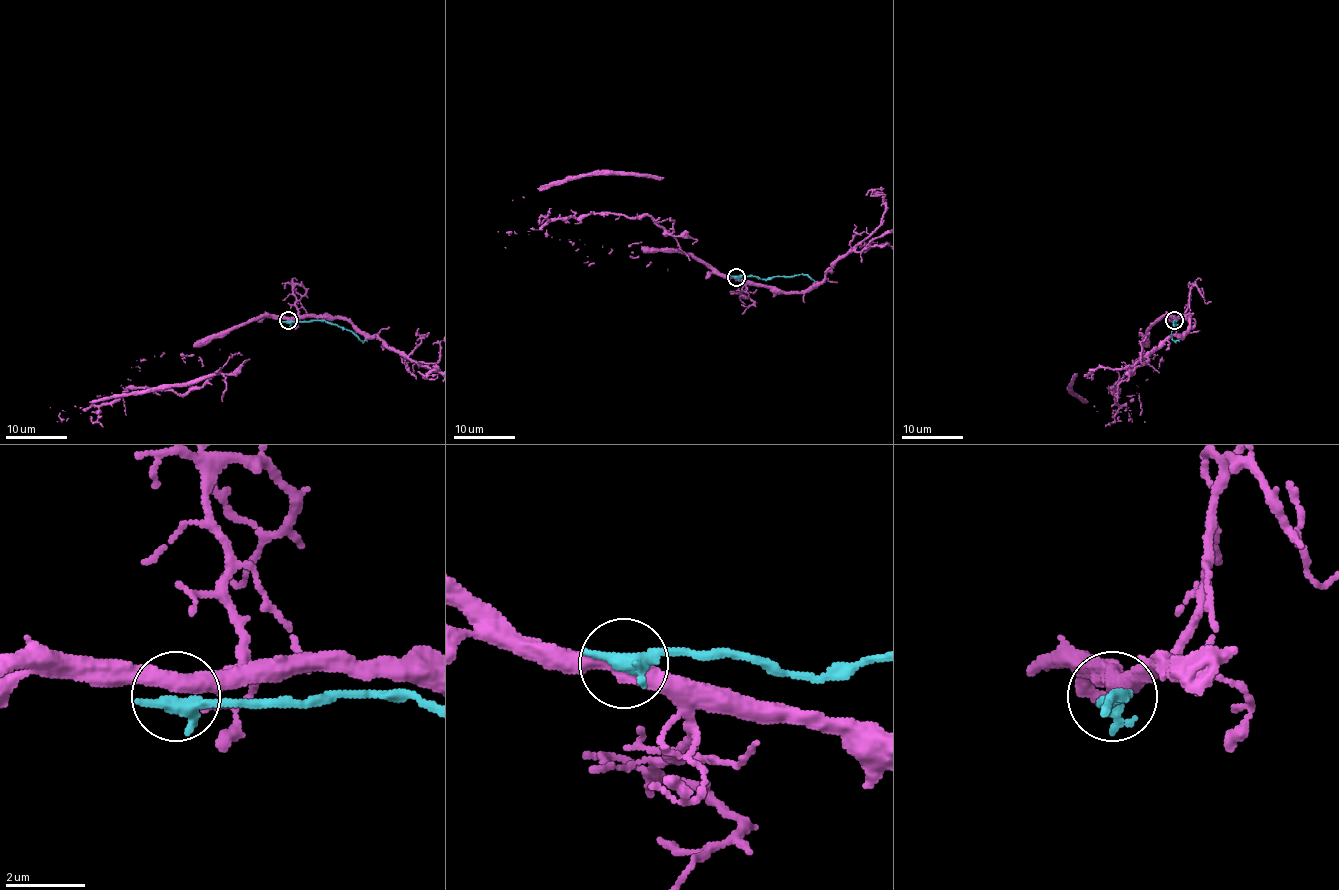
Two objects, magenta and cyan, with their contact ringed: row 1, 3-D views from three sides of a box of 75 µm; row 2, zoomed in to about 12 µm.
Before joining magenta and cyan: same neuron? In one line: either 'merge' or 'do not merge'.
do not merge

